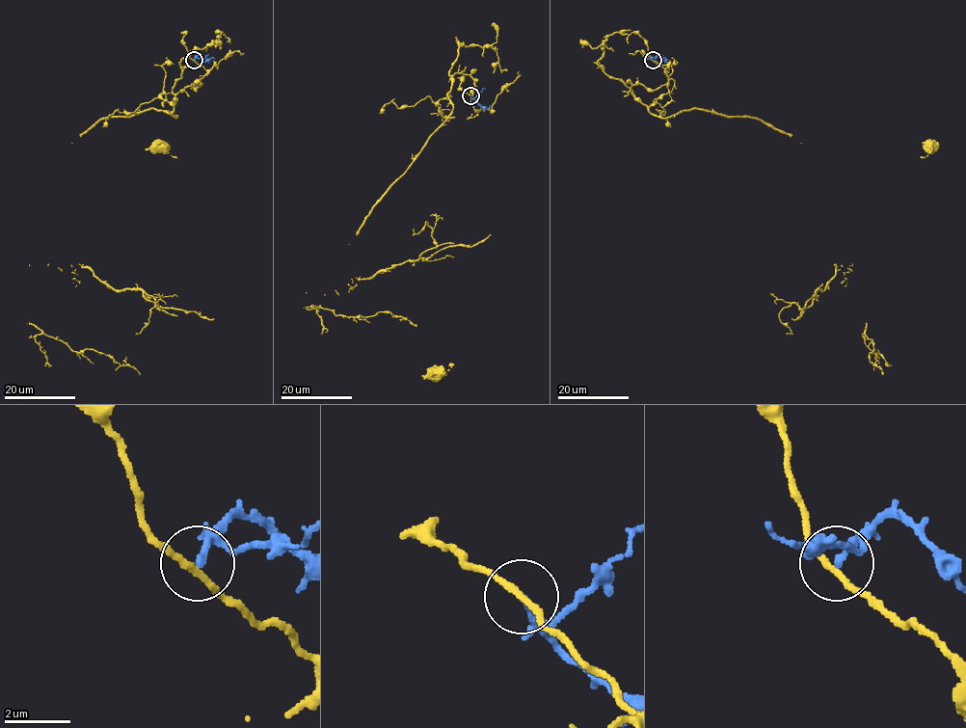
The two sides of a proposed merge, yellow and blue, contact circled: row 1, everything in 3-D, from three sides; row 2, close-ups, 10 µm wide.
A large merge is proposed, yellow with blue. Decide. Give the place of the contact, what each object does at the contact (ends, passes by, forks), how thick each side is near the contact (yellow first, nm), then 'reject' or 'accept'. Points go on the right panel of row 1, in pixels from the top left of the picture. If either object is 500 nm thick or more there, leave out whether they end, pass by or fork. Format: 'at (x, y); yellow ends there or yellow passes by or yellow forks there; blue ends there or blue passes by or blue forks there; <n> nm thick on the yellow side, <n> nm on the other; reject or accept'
at (653, 60); yellow passes by; blue ends there; 190 nm thick on the yellow side, 220 nm on the other; reject

